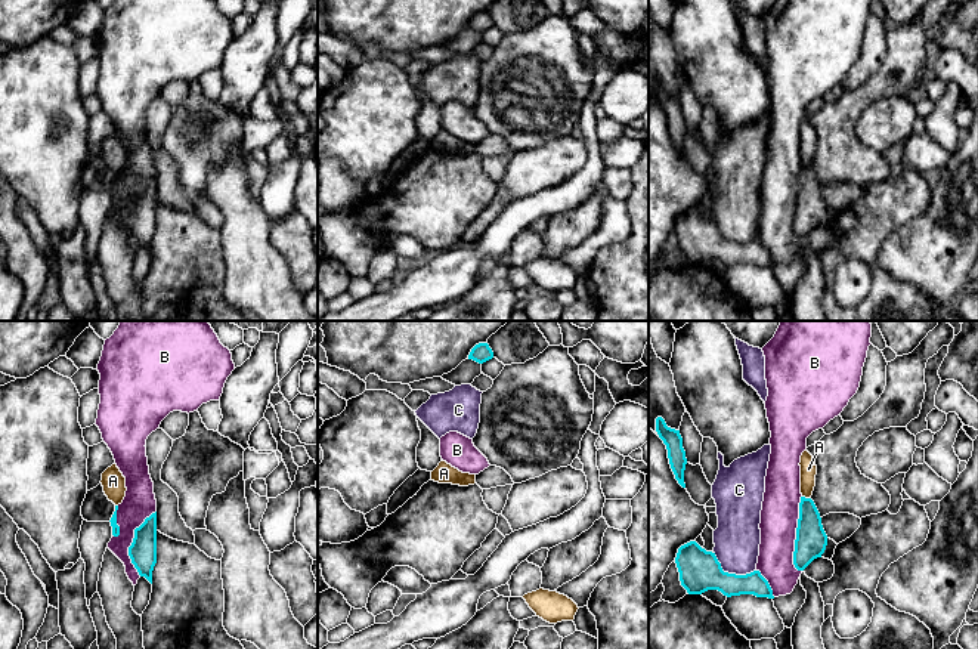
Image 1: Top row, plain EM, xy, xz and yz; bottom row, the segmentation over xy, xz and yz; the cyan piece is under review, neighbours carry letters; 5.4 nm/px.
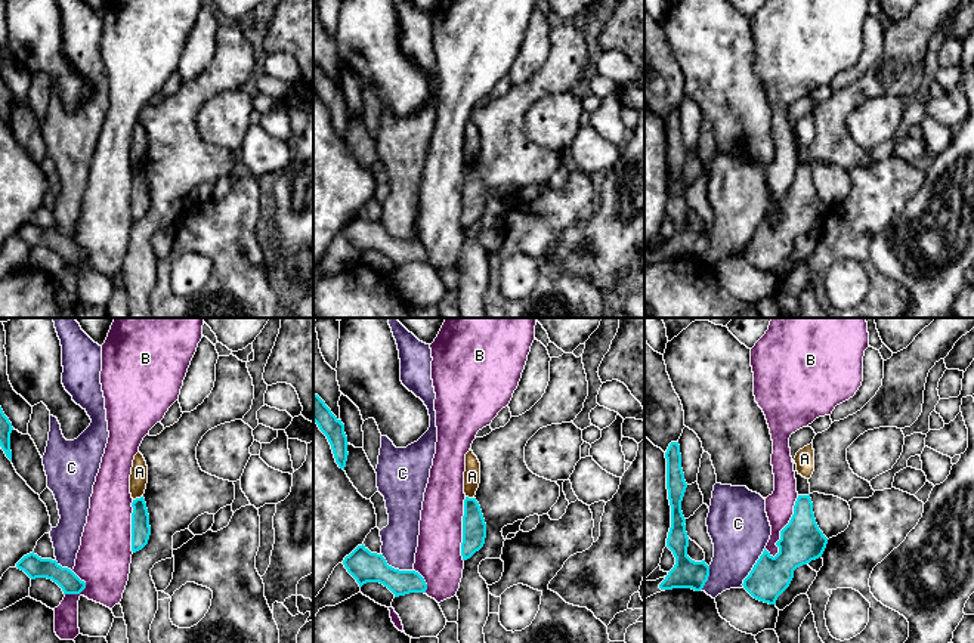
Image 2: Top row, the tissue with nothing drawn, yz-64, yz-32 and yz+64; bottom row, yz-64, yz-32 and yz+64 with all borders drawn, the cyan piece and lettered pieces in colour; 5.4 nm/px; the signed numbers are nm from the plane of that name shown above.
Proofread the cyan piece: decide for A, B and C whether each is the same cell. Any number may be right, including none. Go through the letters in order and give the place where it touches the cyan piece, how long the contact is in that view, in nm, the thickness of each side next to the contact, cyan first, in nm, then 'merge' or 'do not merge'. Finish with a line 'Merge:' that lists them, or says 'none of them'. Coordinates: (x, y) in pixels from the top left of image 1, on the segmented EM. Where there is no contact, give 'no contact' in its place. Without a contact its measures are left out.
A: meets cyan in yz at (807, 498); contact 50 nm long; 170 nm thick on the cyan side, 90 nm on the other; do not merge
B: meets cyan in yz at (797, 534); contact 420 nm long; 170 nm thick on the cyan side, 200 nm on the other; do not merge
C: meets cyan in yz at (730, 574); contact 240 nm long; 220 nm thick on the cyan side, 260 nm on the other; do not merge
Merge: none of them

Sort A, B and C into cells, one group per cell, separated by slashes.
A / B / C

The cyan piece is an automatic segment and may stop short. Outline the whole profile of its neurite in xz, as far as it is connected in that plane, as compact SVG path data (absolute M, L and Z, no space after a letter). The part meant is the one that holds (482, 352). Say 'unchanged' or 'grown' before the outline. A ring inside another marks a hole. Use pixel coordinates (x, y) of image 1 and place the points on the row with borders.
unchanged; M488 343L476 344L468 355L468 359L473 359L479 364L483 364L483 362L486 362L492 358L493 358L493 352L492 352L492 349L489 347Z

